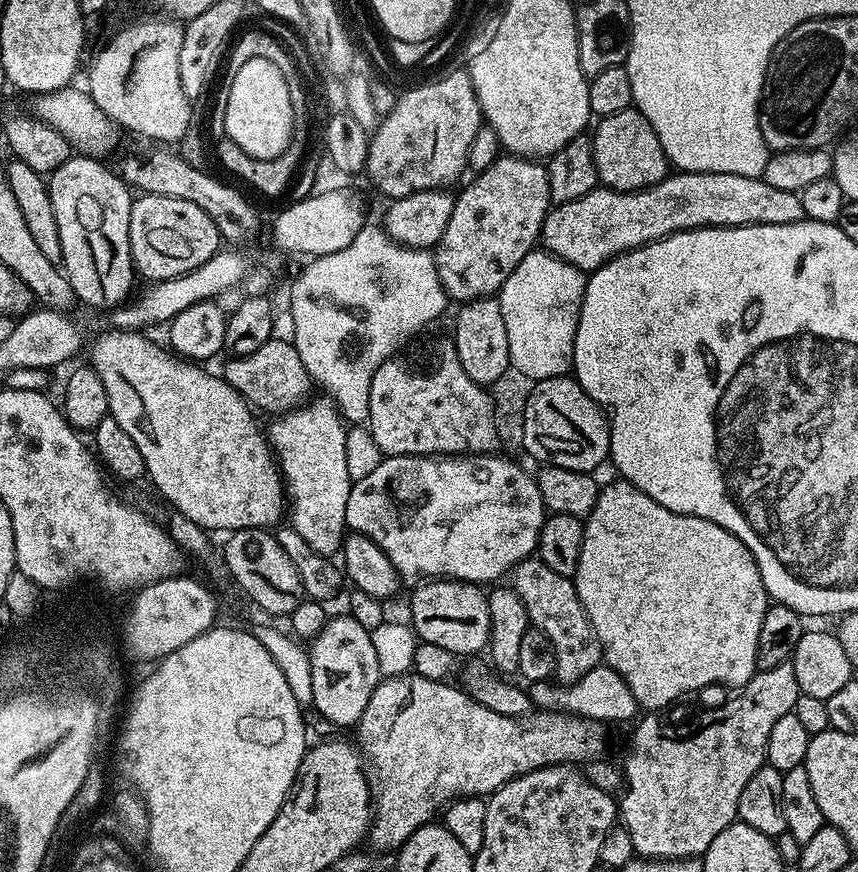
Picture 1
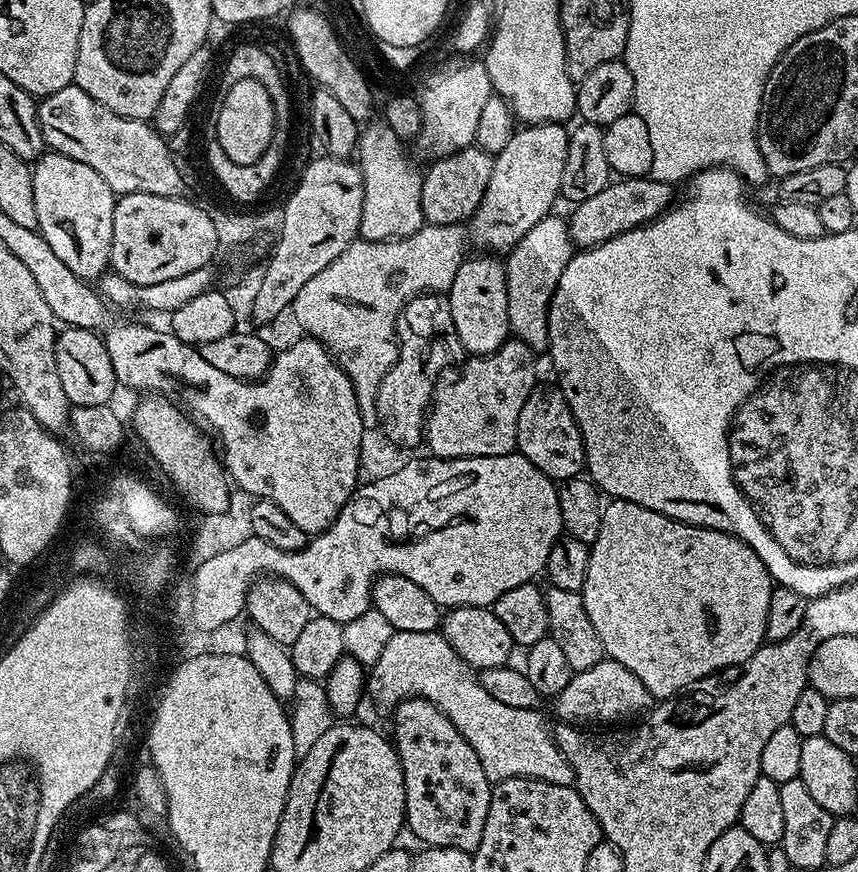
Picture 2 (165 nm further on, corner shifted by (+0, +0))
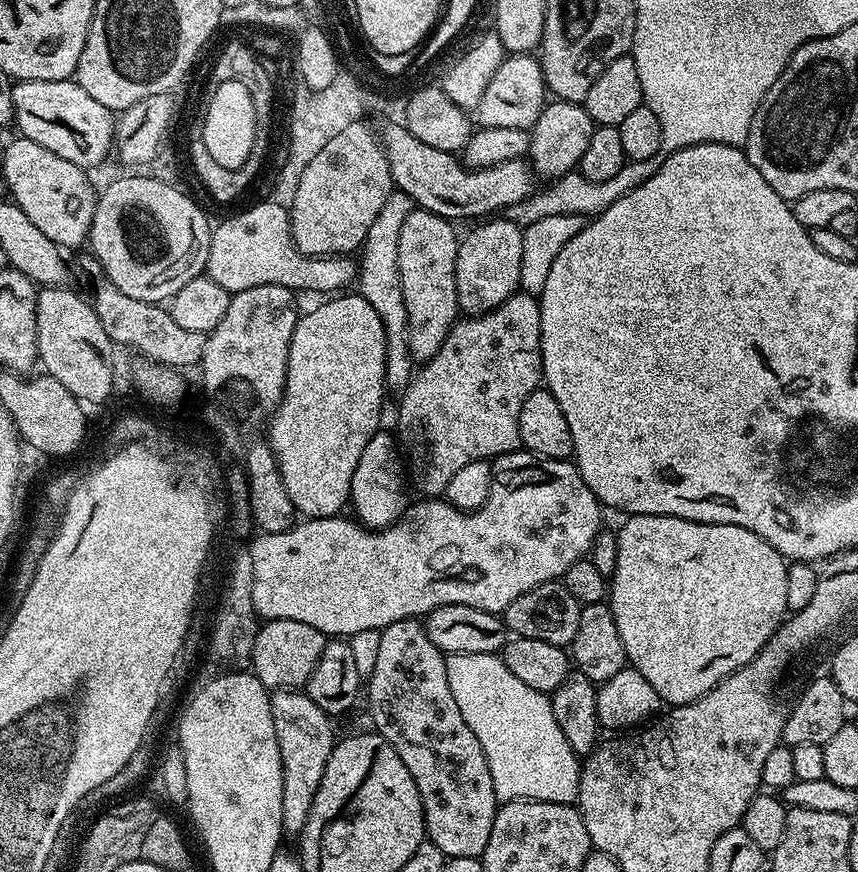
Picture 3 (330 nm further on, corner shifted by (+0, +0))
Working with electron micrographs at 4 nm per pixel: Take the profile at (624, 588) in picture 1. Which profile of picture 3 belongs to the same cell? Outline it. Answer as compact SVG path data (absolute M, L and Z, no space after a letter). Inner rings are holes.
M629 515L628 520L616 532L618 542L618 566L610 578L610 587L606 603L612 609L614 622L618 626L618 635L622 637L622 646L626 646L628 664L638 674L646 678L654 690L660 695L661 701L668 706L691 704L694 700L706 695L711 688L721 684L729 674L744 668L758 655L767 644L768 639L780 627L788 612L786 602L786 574L788 564L785 557L780 555L770 542L766 542L758 534L746 530L742 526L729 524L699 524L696 520L683 520L677 516L634 516Z

